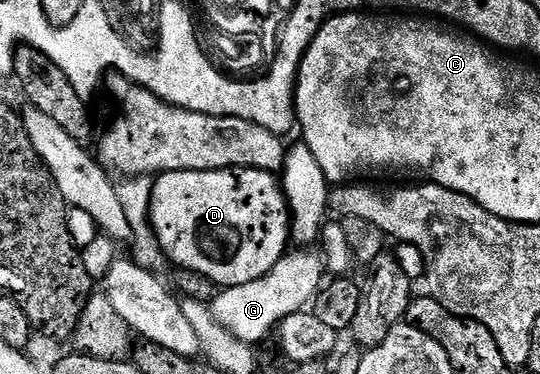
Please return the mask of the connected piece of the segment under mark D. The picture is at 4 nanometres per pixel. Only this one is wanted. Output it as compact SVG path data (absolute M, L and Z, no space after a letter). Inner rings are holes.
M166 170L153 182L149 221L174 267L207 276L221 288L259 280L285 257L291 242L285 192L274 175L262 170Z

